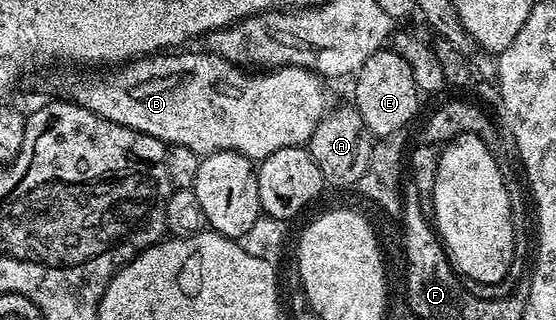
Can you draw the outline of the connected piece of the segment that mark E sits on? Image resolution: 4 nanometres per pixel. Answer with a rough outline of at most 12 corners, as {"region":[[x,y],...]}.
{"region":[[375,52],[355,73],[373,137],[407,129],[422,93],[410,66]]}

